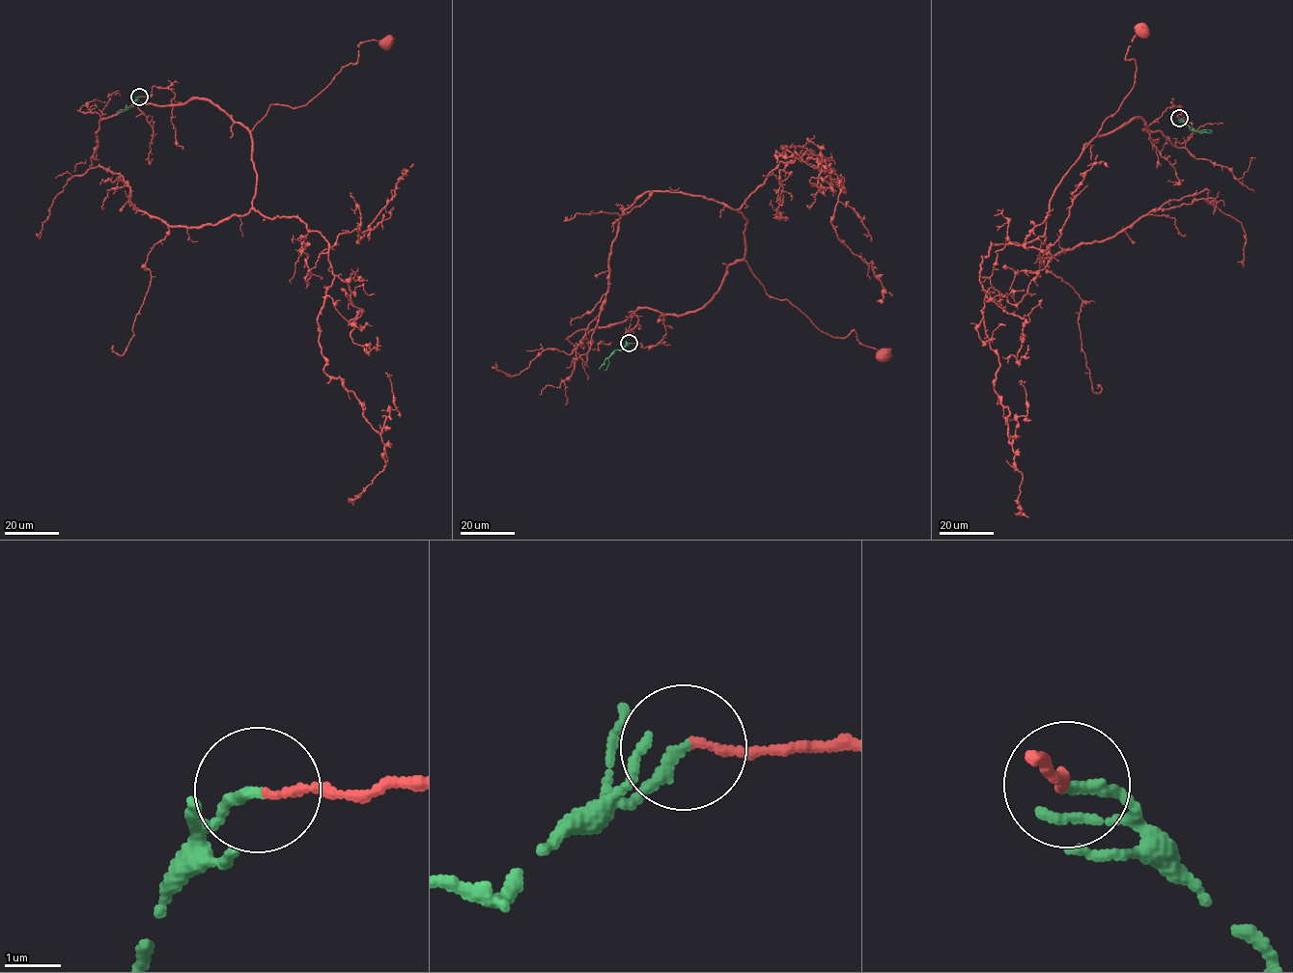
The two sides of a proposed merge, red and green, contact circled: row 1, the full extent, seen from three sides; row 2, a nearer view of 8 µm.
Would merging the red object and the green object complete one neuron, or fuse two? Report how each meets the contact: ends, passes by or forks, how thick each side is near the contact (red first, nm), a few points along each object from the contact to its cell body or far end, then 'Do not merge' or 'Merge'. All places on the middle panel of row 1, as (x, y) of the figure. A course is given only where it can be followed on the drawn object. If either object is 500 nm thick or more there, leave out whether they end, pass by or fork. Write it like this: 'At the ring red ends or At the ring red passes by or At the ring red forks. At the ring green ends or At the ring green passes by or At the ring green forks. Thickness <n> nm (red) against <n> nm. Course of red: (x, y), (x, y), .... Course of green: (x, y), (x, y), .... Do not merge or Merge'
At the ring red ends. At the ring green ends. Thickness 130 nm (red) against 190 nm. Course of red: (630, 343), (657, 346), (665, 316), (703, 308), (744, 261), (770, 296), (821, 331), (855, 330), (885, 355). Course of green: (629, 343), (615, 349), (600, 369). Merge

